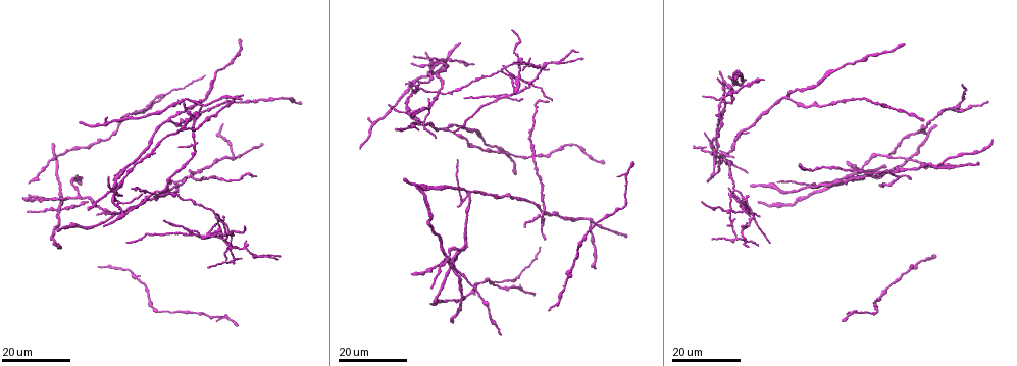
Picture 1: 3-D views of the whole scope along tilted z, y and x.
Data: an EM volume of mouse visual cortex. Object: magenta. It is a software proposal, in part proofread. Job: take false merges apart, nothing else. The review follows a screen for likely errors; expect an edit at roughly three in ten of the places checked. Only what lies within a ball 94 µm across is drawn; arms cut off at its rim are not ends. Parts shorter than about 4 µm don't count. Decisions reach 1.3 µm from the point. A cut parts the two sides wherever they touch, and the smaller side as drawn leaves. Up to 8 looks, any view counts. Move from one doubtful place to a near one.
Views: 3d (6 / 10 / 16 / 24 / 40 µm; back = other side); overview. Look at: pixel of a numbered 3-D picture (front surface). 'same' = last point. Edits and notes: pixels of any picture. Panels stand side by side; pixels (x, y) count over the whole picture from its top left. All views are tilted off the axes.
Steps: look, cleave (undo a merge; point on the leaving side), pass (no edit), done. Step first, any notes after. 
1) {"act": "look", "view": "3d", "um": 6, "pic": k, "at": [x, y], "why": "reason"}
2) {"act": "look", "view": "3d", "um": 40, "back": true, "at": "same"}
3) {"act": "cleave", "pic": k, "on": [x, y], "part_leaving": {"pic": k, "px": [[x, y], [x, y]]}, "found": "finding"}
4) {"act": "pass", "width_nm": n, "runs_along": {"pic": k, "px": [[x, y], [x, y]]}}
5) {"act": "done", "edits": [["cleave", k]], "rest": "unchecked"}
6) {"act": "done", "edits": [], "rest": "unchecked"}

{"act": "look", "view": "3d", "um": 24, "pic": 1, "at": [542, 211], "why": "four arms meet"}

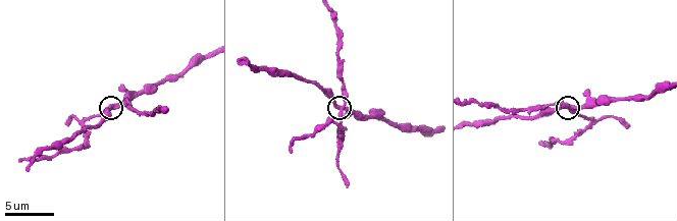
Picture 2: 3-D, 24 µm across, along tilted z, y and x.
{"act": "look", "view": "3d", "um": 10, "pic": 2, "at": [119, 106]}

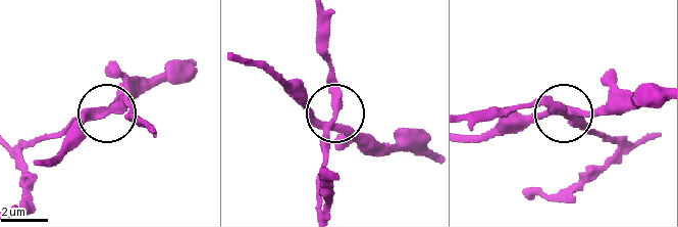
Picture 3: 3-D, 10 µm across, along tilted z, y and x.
{"act": "cleave", "pic": 3, "on": [123, 109], "side_arm_um": 41, "part_leaving": {"pic": 3, "px": [[565, 116], [544, 104], [469, 114]]}, "found": "two neurons meet here"}

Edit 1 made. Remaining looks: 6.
{"act": "look", "view": "overview"}

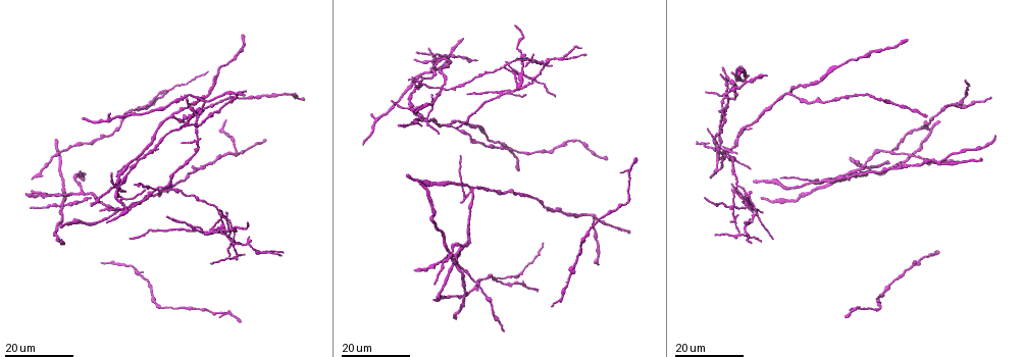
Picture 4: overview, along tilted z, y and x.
{"act": "look", "view": "3d", "um": 16, "pic": 4, "at": [443, 90], "why": "small branch off a trunk"}

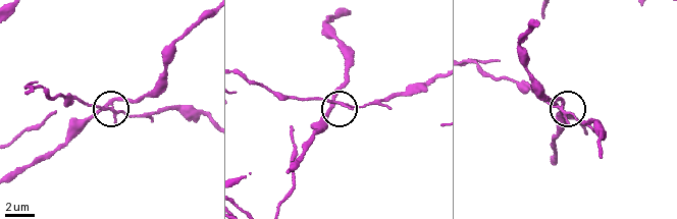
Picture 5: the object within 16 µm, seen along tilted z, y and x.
{"act": "look", "view": "3d", "um": 6, "pic": 5, "at": [334, 103]}

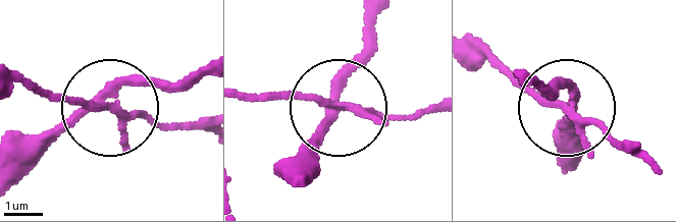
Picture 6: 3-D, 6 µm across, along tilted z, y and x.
{"act": "cleave", "pic": 6, "on": [70, 98], "part_leaving": {"pic": 6, "px": [[114, 98], [173, 126], [206, 123]]}, "found": "a second neuron is stuck on"}

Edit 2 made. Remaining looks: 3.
{"act": "look", "view": "3d", "um": 24, "pic": 4, "at": [720, 112], "why": "four arms meet"}

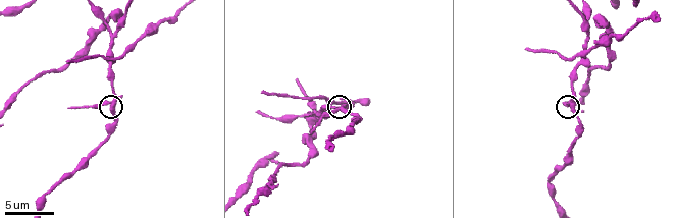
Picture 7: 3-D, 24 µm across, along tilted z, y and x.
{"act": "look", "view": "3d", "um": 6, "pic": 7, "at": [338, 110]}

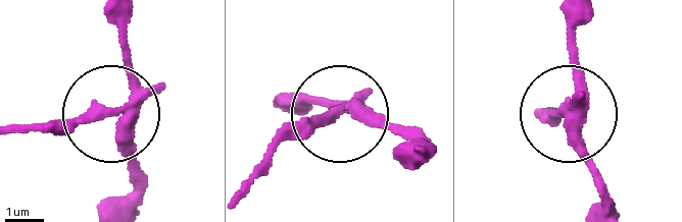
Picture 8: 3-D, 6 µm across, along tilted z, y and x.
{"act": "pass", "side_arm_um": 5, "runs_along": {"pic": 8, "px": [[125, 204], [130, 147], [108, 114], [23, 124]]}, "found": "all the same neuron"}

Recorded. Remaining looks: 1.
{"act": "done", "edits": [["cleave", 3], ["cleave", 6]], "rest": "unchecked"}

